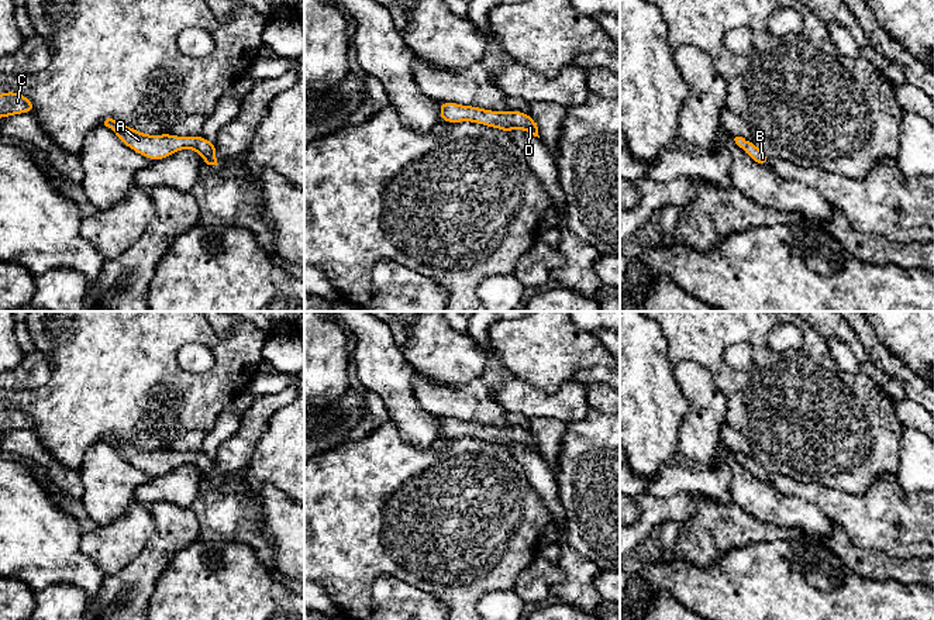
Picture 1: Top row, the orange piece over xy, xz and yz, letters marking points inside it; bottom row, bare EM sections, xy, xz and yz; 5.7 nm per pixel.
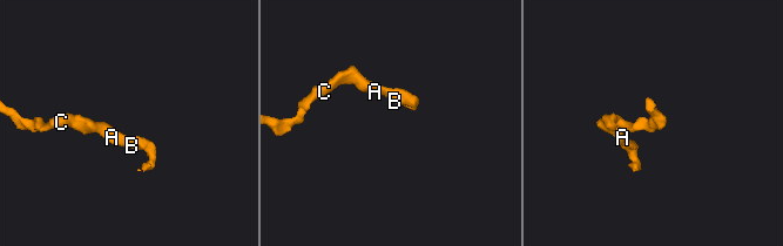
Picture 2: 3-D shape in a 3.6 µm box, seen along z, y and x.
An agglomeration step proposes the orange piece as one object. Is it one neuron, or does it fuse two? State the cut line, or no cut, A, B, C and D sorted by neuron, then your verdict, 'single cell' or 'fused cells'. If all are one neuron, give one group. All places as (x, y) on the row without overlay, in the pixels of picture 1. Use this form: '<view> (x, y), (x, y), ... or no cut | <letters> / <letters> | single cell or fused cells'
no cut | A B C D | single cell

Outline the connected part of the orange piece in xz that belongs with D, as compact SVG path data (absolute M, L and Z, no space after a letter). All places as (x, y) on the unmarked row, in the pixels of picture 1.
M442 417L440 421L440 433L442 438L479 438L486 442L500 444L510 452L511 444L521 444L525 448L538 452L538 442L530 430L516 426L506 426L503 428L485 426L473 421L462 421L456 418Z

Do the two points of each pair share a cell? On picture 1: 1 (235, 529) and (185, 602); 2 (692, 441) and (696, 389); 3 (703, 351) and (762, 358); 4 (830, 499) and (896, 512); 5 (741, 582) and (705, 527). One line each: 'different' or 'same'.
1: different
2: same
3: same
4: same
5: different

